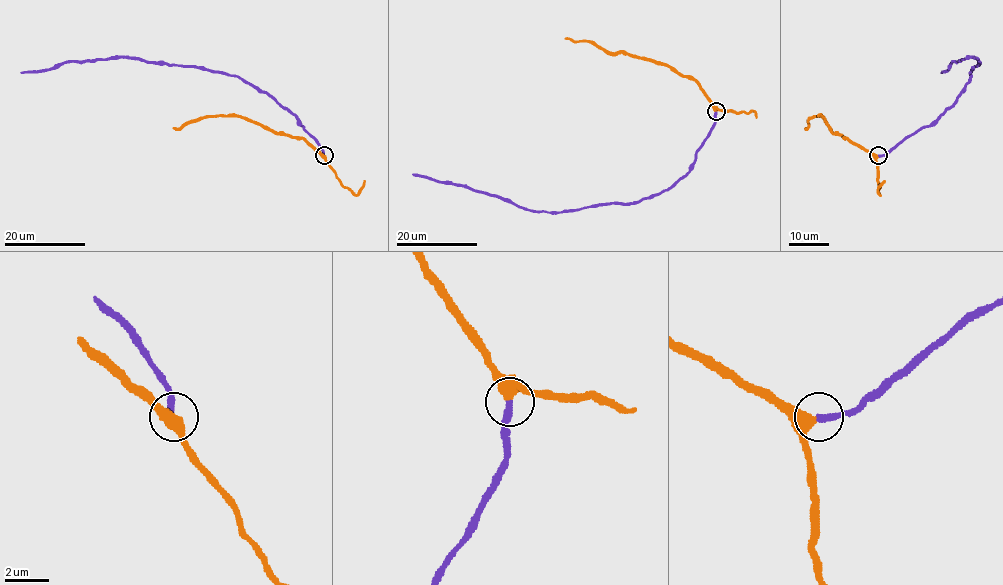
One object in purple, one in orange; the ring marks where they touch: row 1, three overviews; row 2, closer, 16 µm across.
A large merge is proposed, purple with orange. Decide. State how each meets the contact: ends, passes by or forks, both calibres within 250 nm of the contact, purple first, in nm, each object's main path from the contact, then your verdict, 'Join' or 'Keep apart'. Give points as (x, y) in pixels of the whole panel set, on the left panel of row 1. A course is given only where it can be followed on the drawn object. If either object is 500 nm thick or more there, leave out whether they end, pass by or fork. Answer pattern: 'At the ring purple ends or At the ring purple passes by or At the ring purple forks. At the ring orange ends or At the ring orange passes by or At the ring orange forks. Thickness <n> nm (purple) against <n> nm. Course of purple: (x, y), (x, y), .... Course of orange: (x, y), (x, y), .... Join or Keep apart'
At the ring purple ends. At the ring orange passes by. Thickness 320 nm (purple) against 400 nm. Course of purple: (324, 155), (293, 113), (239, 78), (189, 66), (146, 62), (127, 57), (64, 61), (50, 69), (20, 73). Course of orange: (324, 155), (303, 138), (277, 134), (237, 116), (209, 115), (173, 128). Join

